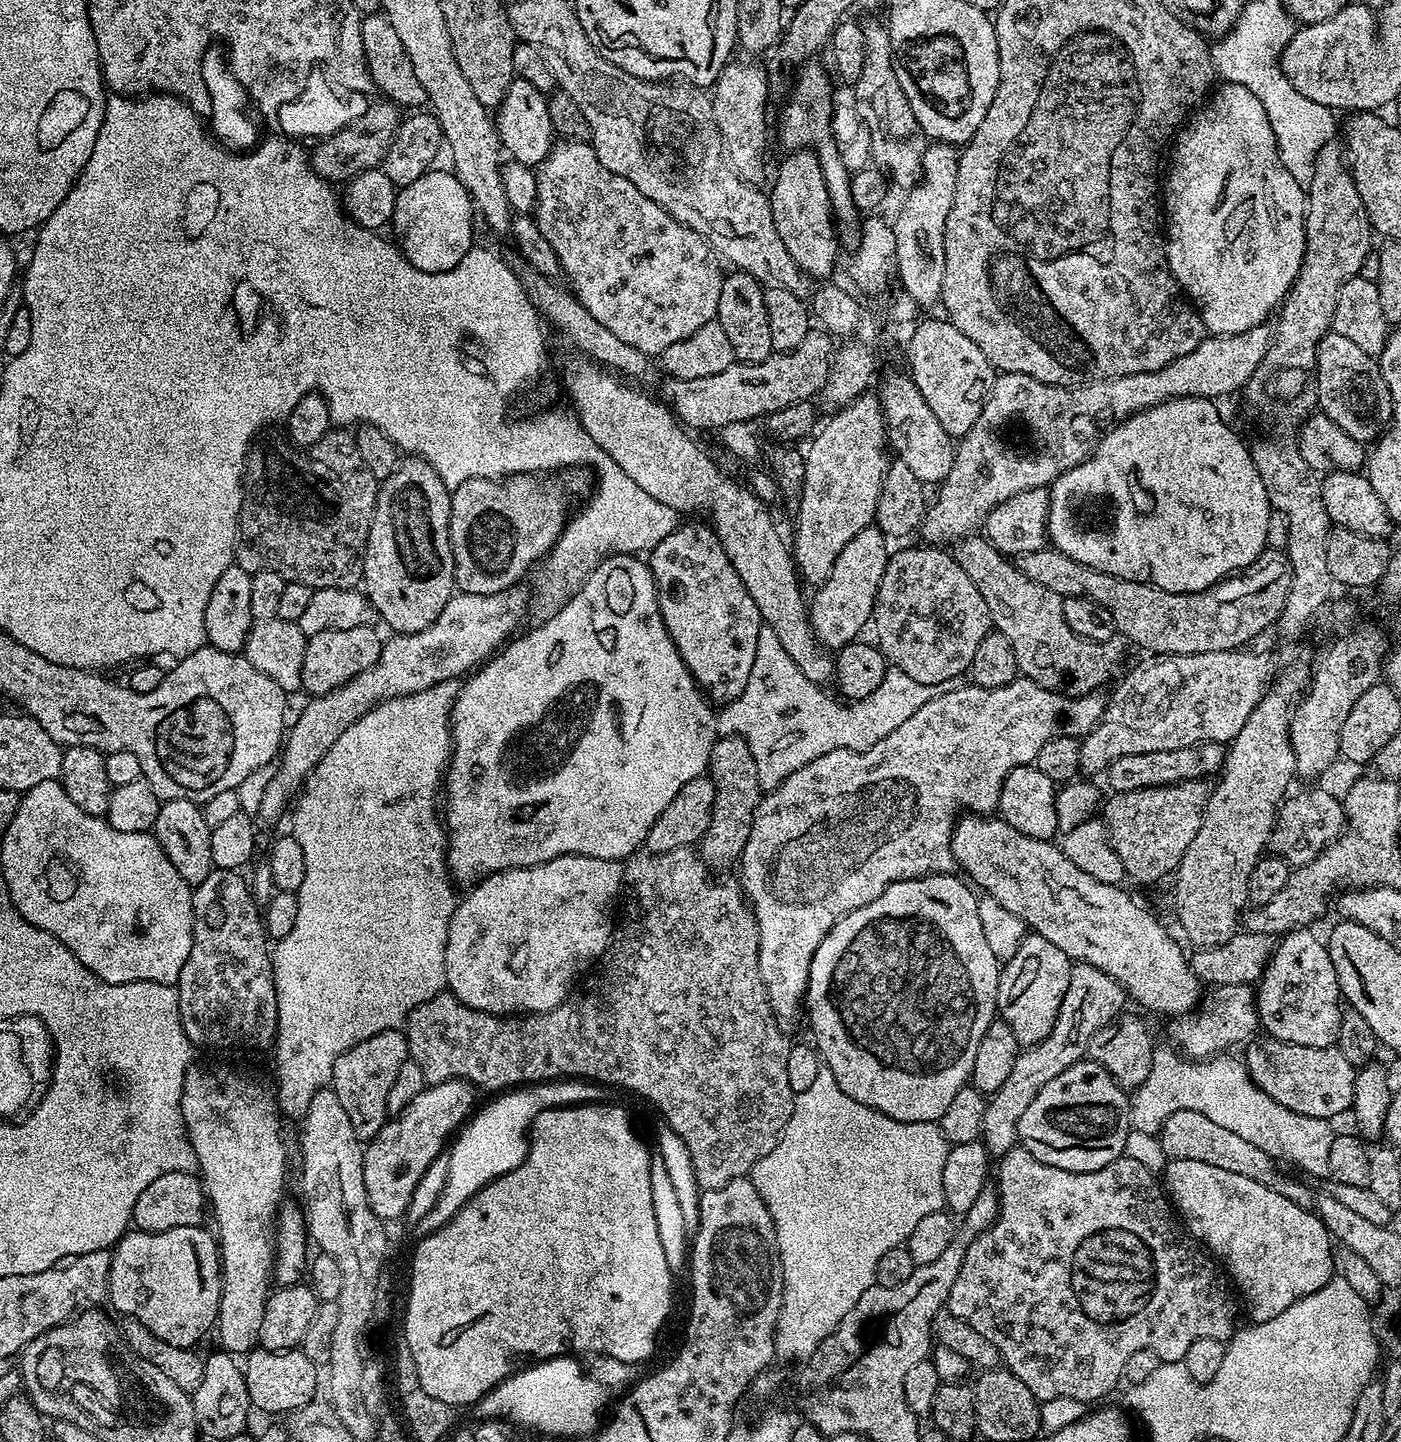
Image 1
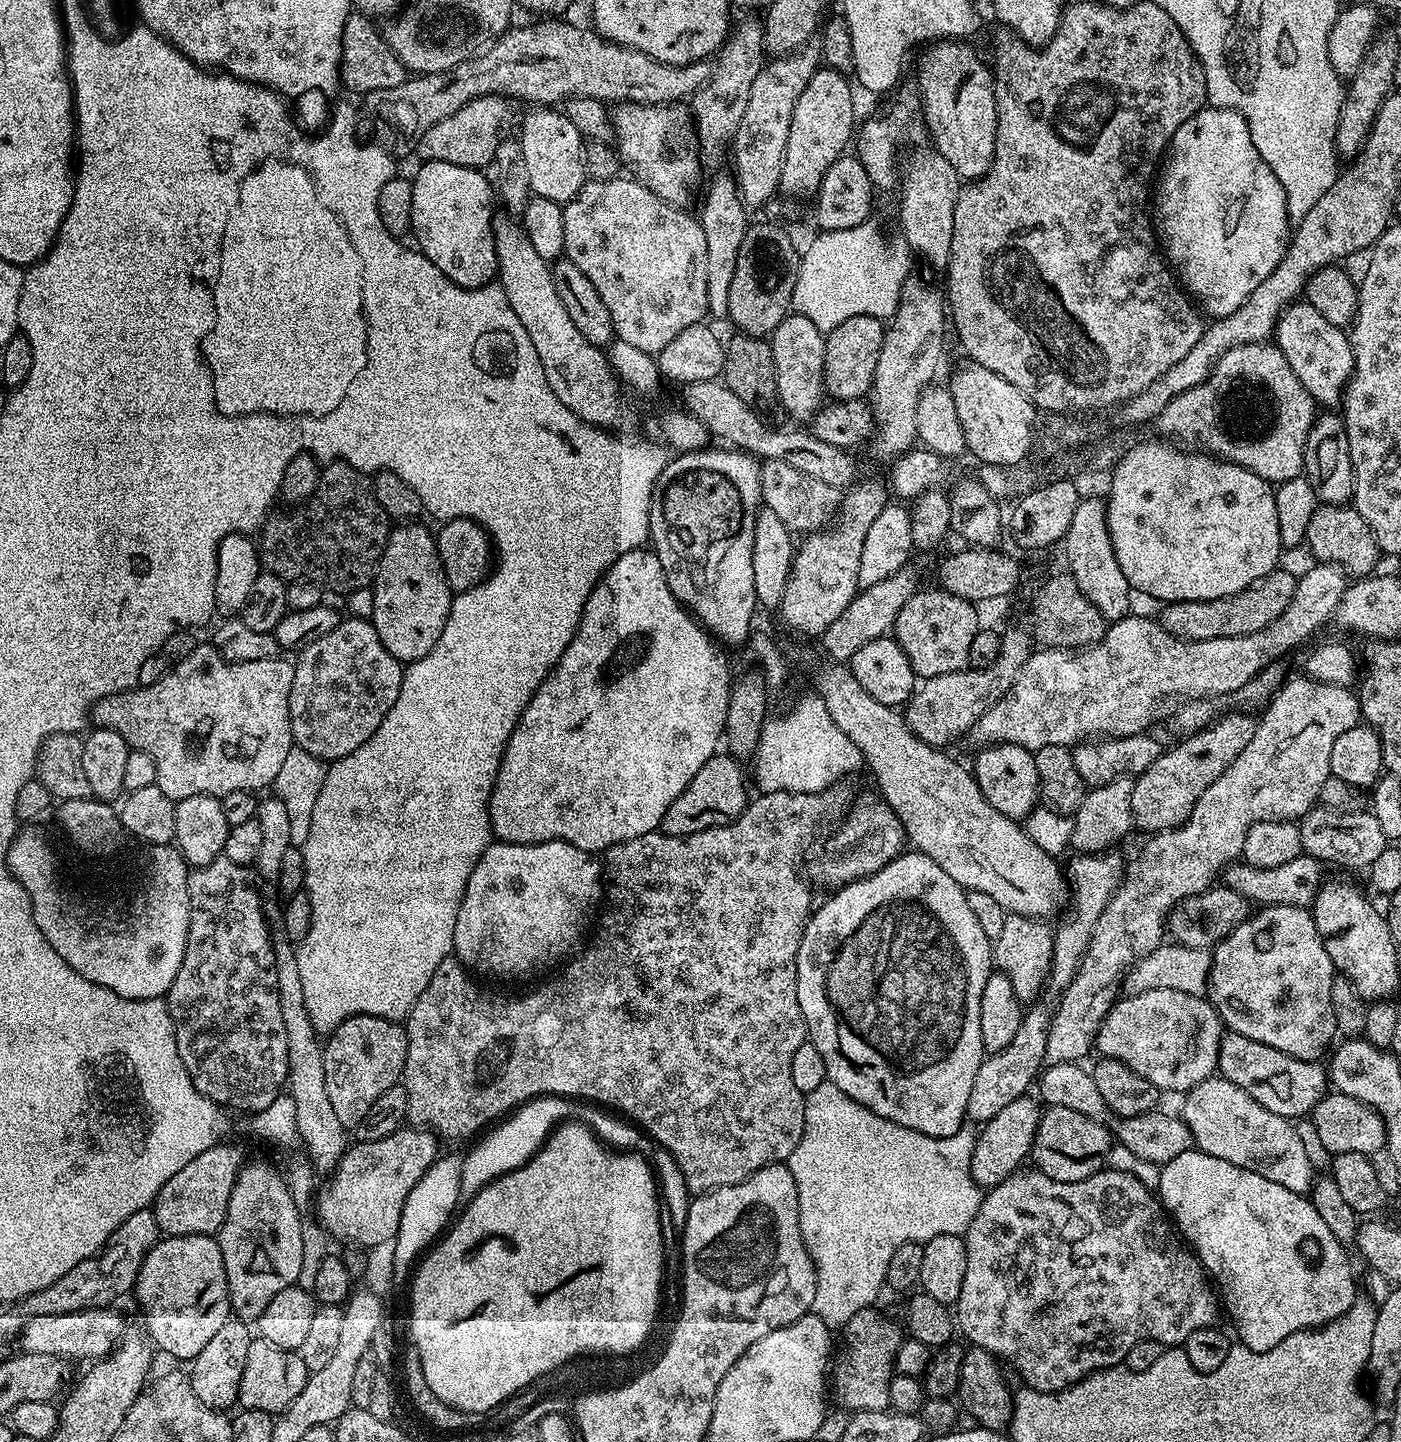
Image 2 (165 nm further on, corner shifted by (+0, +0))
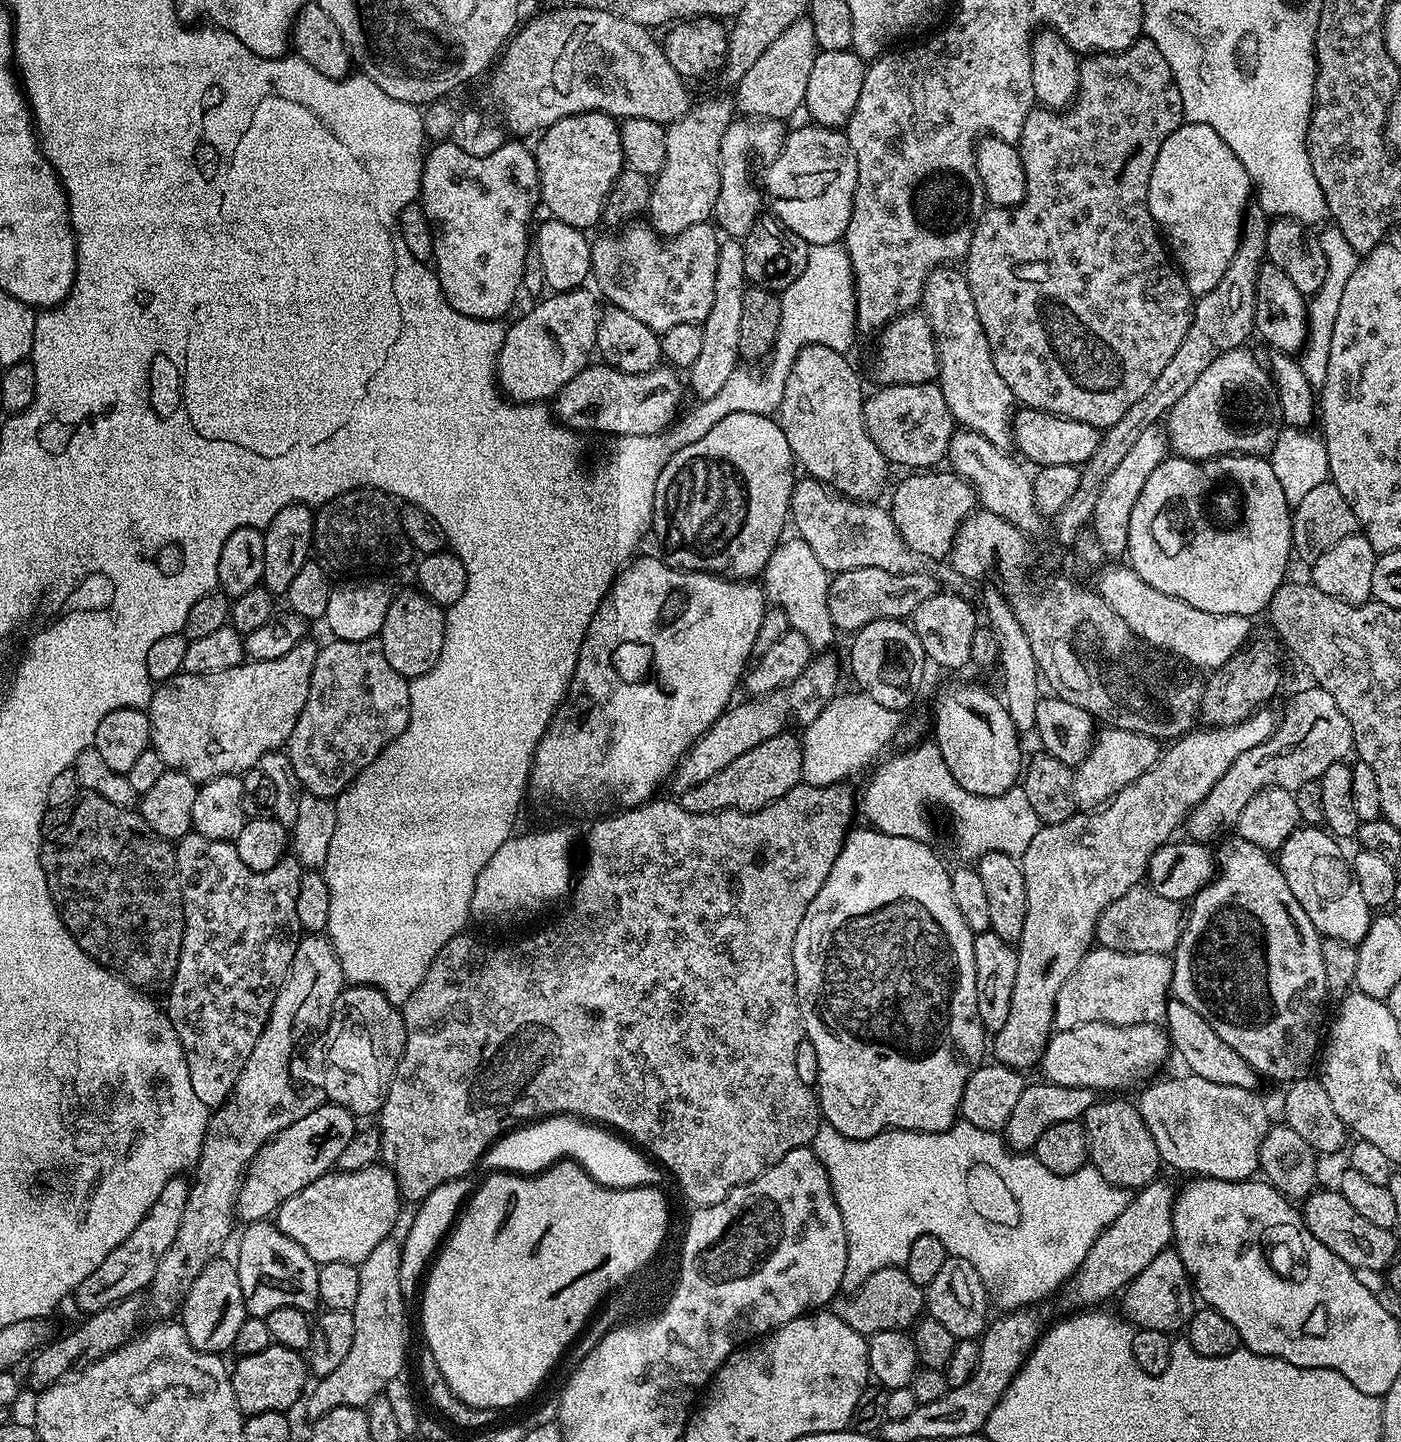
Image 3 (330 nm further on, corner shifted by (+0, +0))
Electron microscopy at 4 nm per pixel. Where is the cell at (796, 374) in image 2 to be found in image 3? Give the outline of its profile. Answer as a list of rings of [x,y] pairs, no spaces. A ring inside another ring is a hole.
[[[821,344],[803,348],[796,356],[794,366],[786,378],[786,390],[780,403],[778,423],[790,442],[795,463],[805,468],[807,475],[857,502],[876,502],[881,498],[880,491],[888,480],[890,465],[887,458],[870,442],[864,425],[864,402],[866,391],[860,385],[860,376],[852,369],[849,357],[843,352],[834,352]]]

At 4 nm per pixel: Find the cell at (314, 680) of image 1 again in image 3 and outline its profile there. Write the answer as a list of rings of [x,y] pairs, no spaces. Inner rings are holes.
[[[335,638],[329,641],[325,648],[323,645],[316,653],[308,701],[298,714],[298,722],[294,722],[286,751],[301,789],[309,796],[331,800],[341,796],[351,780],[404,733],[410,718],[410,690],[405,676],[398,674],[398,670],[386,662],[379,638],[362,642],[346,642]]]

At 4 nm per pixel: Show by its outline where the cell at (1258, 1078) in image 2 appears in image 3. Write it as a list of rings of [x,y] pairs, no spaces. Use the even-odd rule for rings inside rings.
[[[1172,998],[1168,1001],[1168,1008],[1164,1011],[1163,1023],[1166,1025],[1171,1047],[1180,1055],[1187,1071],[1198,1078],[1206,1078],[1206,1082],[1218,1082],[1222,1086],[1238,1086],[1239,1088],[1255,1089],[1258,1074],[1248,1063],[1246,1058],[1234,1054],[1218,1034],[1214,1034],[1214,1026],[1198,1014],[1198,1010],[1190,1010],[1186,1002]]]

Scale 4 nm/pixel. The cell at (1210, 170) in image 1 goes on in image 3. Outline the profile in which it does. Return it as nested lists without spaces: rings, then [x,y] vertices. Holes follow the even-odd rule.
[[[1185,122],[1181,124],[1178,130],[1174,130],[1174,134],[1170,134],[1170,138],[1166,138],[1166,142],[1162,142],[1162,150],[1158,150],[1158,158],[1154,162],[1154,170],[1150,170],[1148,209],[1152,215],[1152,221],[1156,223],[1157,229],[1162,233],[1167,247],[1170,249],[1171,259],[1182,273],[1186,286],[1191,290],[1193,297],[1205,296],[1210,290],[1214,290],[1214,286],[1218,286],[1218,282],[1222,282],[1222,276],[1226,274],[1226,270],[1230,266],[1230,262],[1240,245],[1240,228],[1244,224],[1244,214],[1248,211],[1248,206],[1253,196],[1252,175],[1246,170],[1246,166],[1242,166],[1242,162],[1238,162],[1234,150],[1230,150],[1230,146],[1226,146],[1226,142],[1222,142],[1222,138],[1218,138],[1218,134],[1214,134],[1214,130],[1210,130],[1210,126]]]

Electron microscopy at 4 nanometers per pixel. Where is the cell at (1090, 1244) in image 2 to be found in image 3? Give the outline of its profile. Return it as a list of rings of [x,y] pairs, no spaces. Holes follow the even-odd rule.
[[[1165,1250],[1129,1282],[1123,1289],[1124,1312],[1123,1315],[1137,1329],[1153,1328],[1169,1334],[1176,1334],[1179,1330],[1187,1329],[1190,1318],[1198,1307],[1197,1297],[1194,1295],[1193,1285],[1182,1258],[1174,1250]]]

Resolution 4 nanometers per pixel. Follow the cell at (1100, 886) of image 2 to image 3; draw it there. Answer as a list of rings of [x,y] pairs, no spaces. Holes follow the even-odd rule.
[[[1262,707],[1237,724],[1208,726],[1203,729],[1205,732],[1193,730],[1181,736],[1167,745],[1166,751],[1149,772],[1123,788],[1105,807],[1074,815],[1066,822],[1043,825],[1038,834],[1034,834],[1030,846],[1026,846],[1026,854],[1018,860],[1026,882],[1026,926],[1022,926],[1022,938],[1016,948],[1018,974],[1014,977],[1014,994],[1010,994],[1010,1014],[1006,1017],[1006,1026],[994,1034],[993,1040],[996,1041],[990,1044],[991,1055],[993,1052],[999,1063],[1019,1070],[1035,1069],[1039,1065],[1048,1038],[1054,1031],[1052,1011],[1056,1008],[1058,992],[1066,986],[1066,978],[1078,970],[1082,958],[1093,947],[1096,923],[1102,910],[1145,879],[1150,858],[1175,837],[1172,835],[1176,827],[1179,824],[1181,827],[1198,802],[1214,790],[1226,770],[1230,770],[1234,758],[1238,758],[1238,754],[1246,754],[1246,750],[1254,750],[1254,746],[1266,742],[1275,734],[1278,716],[1270,709]]]

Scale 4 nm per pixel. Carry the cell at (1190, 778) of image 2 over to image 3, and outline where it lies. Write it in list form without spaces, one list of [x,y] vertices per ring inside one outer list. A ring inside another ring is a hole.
[[[1254,644],[1247,650],[1237,652],[1229,664],[1215,669],[1209,675],[1212,677],[1203,683],[1200,716],[1205,725],[1223,726],[1242,722],[1247,716],[1253,716],[1257,710],[1265,707],[1269,703],[1268,699],[1279,690],[1281,649],[1276,649],[1272,644]]]

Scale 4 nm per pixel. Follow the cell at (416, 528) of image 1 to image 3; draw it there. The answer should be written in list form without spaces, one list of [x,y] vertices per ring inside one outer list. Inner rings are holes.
[[[397,591],[390,602],[390,610],[386,610],[386,622],[382,622],[378,637],[386,662],[390,662],[390,666],[405,678],[425,676],[438,662],[438,654],[442,654],[445,615],[445,609],[421,591]]]

